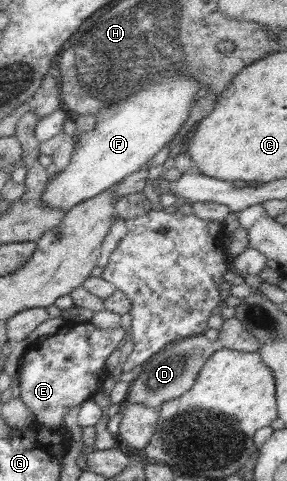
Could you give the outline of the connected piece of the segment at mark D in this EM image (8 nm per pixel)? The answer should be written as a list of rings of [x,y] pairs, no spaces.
[[[203,334],[191,335],[166,344],[147,359],[135,380],[130,382],[126,402],[151,407],[158,413],[162,403],[191,388],[202,364],[219,348],[218,341],[211,341]]]

